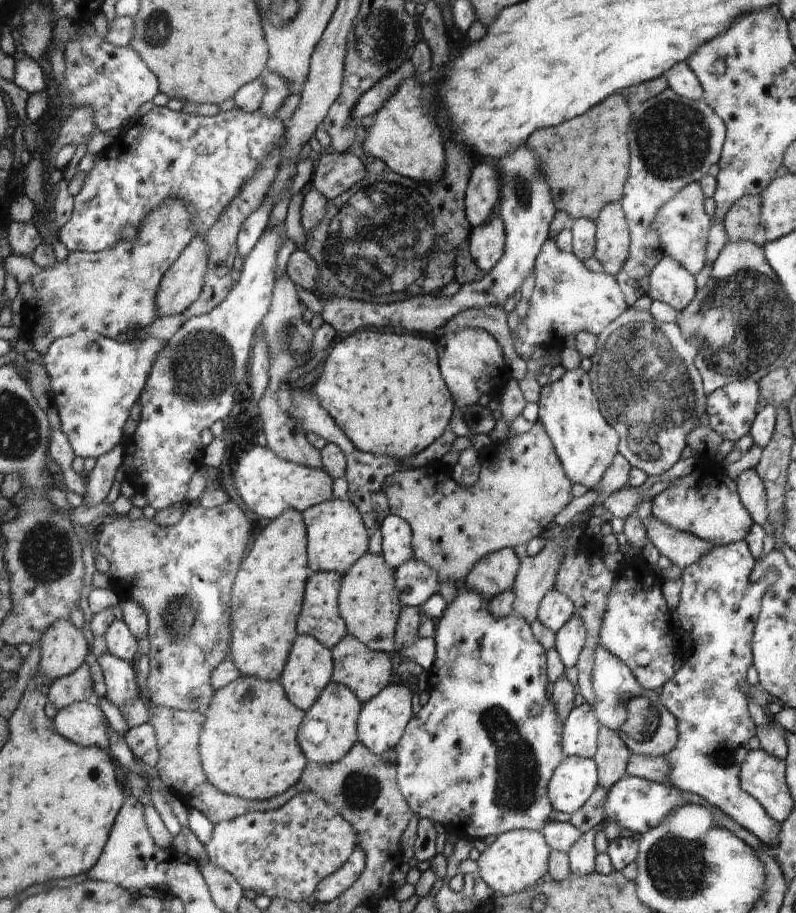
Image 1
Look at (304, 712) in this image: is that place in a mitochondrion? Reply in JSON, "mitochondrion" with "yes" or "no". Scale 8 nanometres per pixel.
{"mitochondrion":"no"}

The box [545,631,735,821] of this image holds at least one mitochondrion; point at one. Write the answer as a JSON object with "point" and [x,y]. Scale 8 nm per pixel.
{"point":[637,713]}

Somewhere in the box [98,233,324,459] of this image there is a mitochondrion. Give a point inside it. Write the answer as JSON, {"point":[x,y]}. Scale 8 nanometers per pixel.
{"point":[201,364]}

